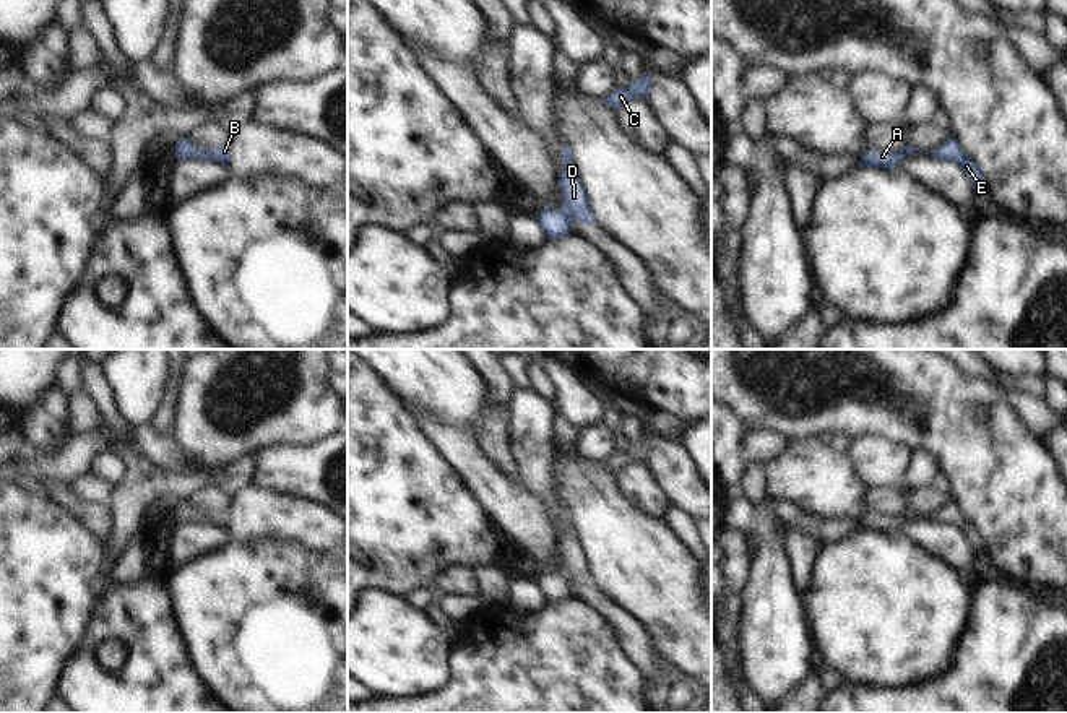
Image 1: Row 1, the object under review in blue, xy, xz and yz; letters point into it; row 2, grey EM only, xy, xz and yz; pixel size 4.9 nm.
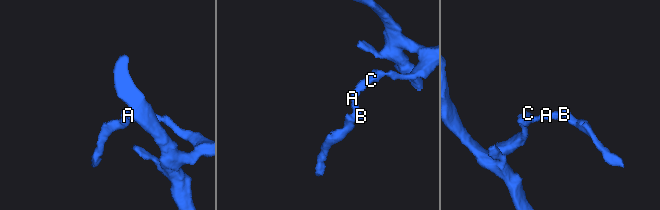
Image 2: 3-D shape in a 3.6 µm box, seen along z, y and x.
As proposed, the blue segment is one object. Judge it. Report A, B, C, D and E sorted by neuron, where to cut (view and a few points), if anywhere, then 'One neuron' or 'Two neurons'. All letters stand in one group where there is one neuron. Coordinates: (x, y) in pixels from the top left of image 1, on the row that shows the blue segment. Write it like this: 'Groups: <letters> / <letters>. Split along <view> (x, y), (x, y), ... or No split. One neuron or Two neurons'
Groups: A B C D E. No split. One neuron.

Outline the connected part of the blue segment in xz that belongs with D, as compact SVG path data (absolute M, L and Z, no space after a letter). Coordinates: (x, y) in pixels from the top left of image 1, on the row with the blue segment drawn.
M564 143L562 159L565 169L559 172L559 190L562 205L559 210L544 206L538 214L538 224L547 239L565 237L572 232L573 223L594 224L596 216L591 210L590 198L573 164L570 146Z

